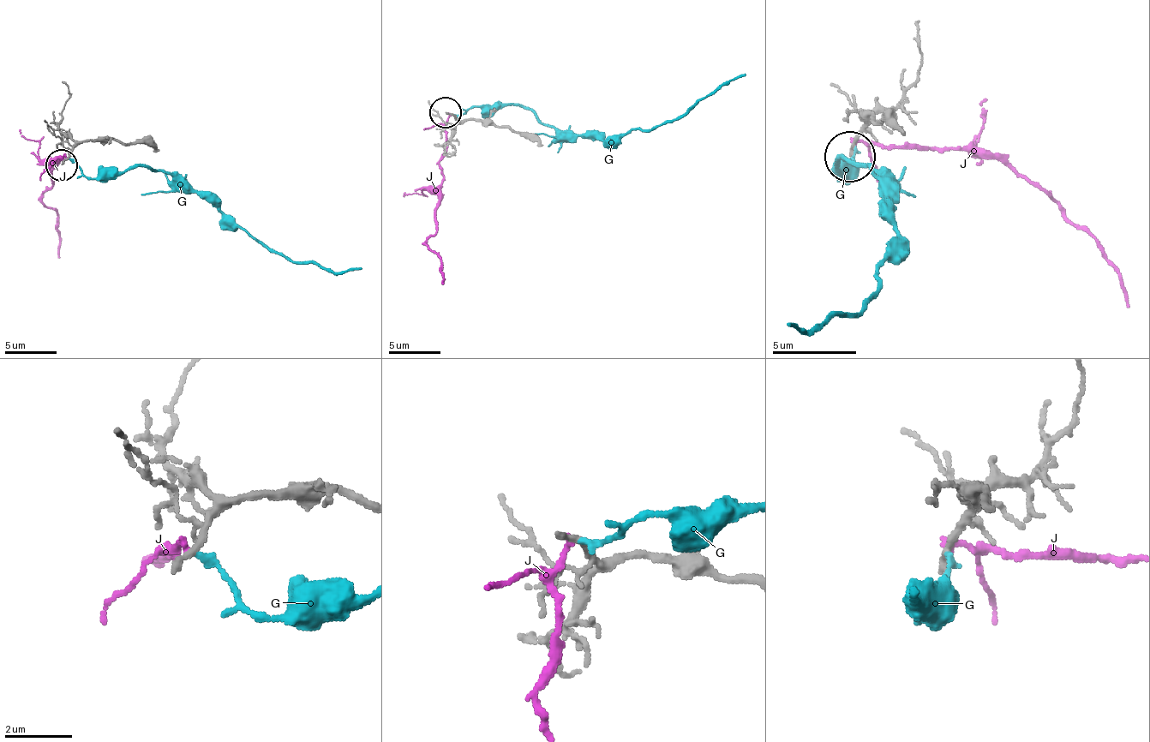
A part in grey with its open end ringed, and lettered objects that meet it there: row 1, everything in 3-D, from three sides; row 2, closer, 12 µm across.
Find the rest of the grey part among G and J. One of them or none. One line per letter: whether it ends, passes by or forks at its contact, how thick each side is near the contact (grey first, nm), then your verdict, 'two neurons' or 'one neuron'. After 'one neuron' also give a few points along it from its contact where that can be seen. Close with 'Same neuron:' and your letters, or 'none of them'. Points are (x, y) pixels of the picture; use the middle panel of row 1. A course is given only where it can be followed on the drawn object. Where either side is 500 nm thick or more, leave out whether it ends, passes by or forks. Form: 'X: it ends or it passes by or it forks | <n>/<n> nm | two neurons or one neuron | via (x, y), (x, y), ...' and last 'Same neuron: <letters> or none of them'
G: it ends | 280/190 nm | two neurons
J: it ends | 280/180 nm | two neurons
Same neuron: none of them

